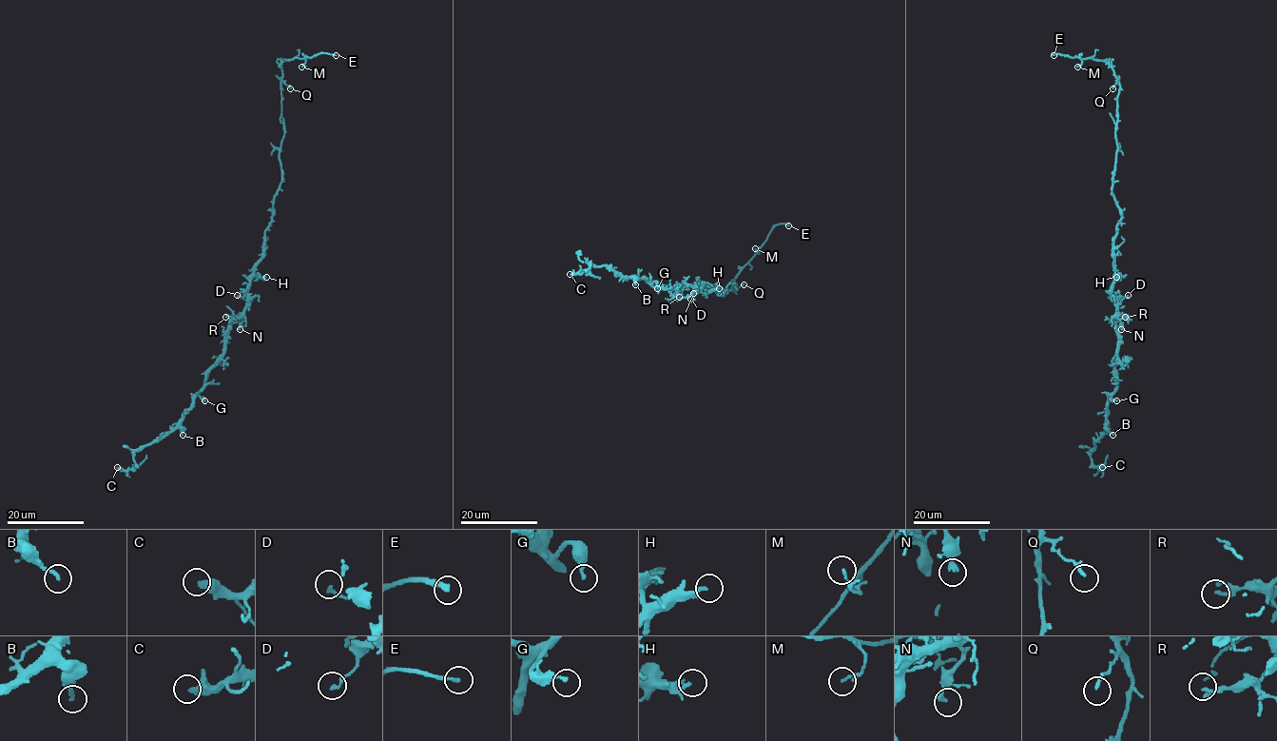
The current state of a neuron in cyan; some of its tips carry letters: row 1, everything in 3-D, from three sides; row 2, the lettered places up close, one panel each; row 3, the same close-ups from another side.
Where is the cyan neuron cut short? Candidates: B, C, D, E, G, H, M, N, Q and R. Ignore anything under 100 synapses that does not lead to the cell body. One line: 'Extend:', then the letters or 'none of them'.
Extend: E

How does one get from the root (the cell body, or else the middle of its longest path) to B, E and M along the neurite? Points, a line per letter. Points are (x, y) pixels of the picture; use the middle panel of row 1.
B: (715, 285), (701, 282), (698, 288), (656, 288), (648, 280), (632, 278), (635, 284)
E: (715, 285), (725, 293), (734, 283), (734, 291), (738, 274), (769, 232), (777, 224), (788, 225)
M: (715, 285), (725, 293), (734, 283), (734, 291), (738, 274), (759, 253), (755, 248)

